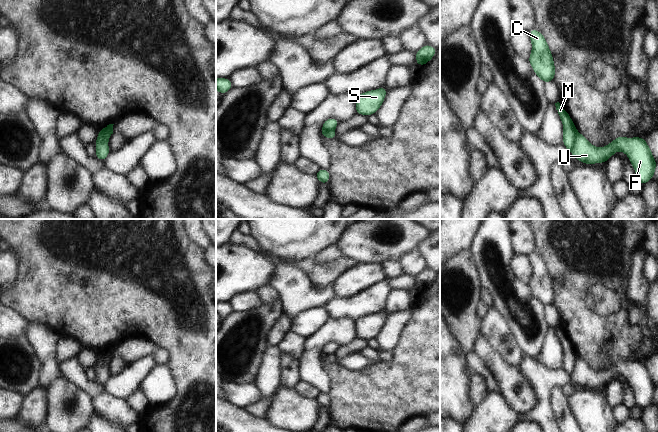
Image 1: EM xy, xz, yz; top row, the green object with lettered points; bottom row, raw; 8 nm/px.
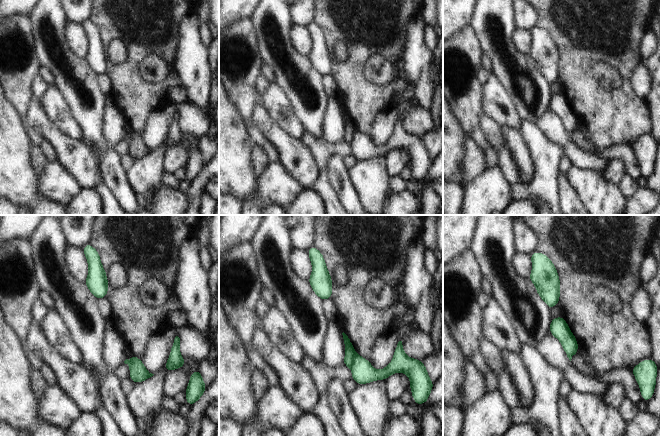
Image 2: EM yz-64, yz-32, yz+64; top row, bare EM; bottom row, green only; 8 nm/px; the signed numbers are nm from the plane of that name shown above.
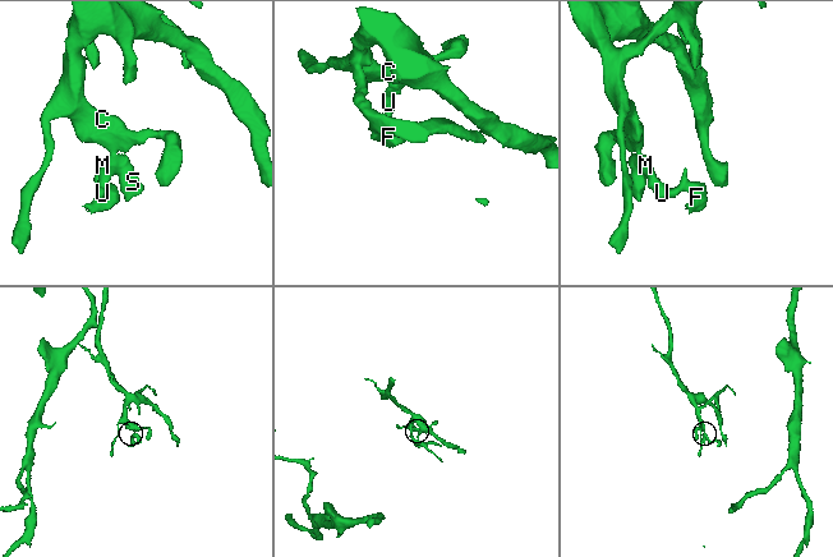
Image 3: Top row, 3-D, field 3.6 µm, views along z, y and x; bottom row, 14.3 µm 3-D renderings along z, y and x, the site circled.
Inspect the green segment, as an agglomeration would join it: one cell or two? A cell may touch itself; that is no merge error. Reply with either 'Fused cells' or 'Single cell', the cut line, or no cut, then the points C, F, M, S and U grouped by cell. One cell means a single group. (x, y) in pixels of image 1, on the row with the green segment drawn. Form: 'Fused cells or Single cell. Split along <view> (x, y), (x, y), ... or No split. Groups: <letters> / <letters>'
Fused cells. Split along yz (577, 131), (574, 137), (574, 145), (570, 150). Groups: C M S / F U.

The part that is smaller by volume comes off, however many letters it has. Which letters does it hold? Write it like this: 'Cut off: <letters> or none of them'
Cut off: F, U

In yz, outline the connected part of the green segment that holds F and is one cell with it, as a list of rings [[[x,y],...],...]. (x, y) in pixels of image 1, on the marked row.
[[[577,132],[571,154],[575,159],[591,165],[606,163],[616,151],[622,151],[627,155],[635,170],[638,183],[644,185],[653,179],[657,162],[643,137],[618,136],[608,145],[598,148]]]

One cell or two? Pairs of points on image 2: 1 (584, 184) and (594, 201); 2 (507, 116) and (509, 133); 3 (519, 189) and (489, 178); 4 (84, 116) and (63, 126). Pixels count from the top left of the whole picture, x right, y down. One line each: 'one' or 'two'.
1: one
2: two
3: two
4: two

